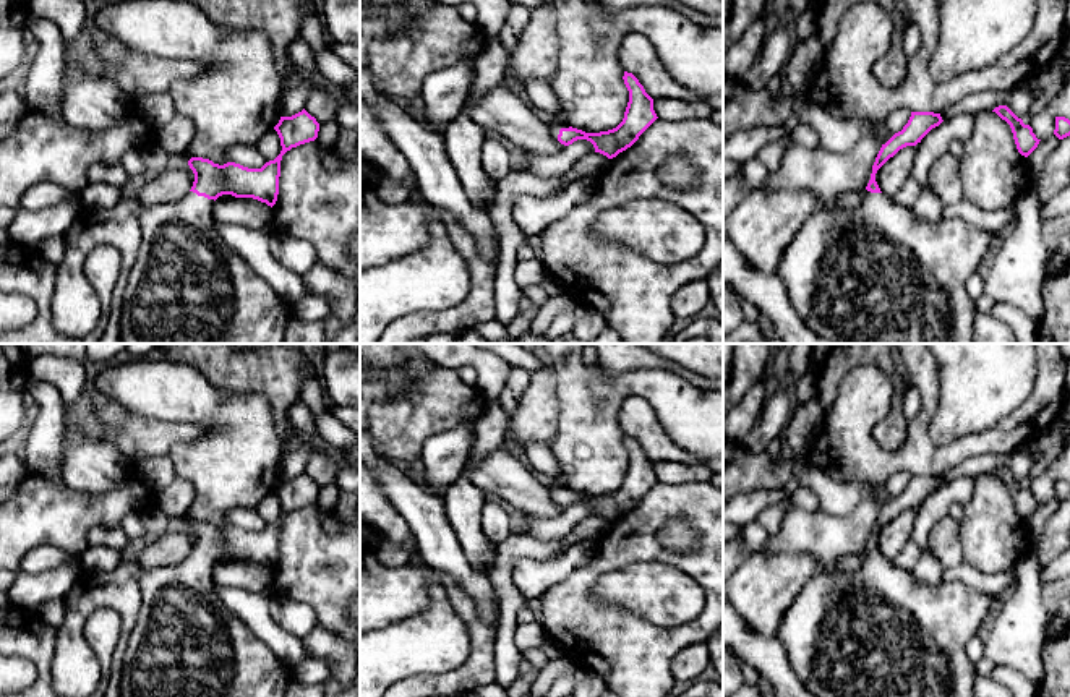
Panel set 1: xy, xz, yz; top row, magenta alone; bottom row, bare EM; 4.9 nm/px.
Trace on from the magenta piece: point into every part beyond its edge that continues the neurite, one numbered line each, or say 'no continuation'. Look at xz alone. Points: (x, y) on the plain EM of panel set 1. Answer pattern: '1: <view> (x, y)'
1: xz (553, 488)

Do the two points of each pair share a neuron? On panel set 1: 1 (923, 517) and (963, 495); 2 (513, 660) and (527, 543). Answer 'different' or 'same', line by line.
1: same
2: same

